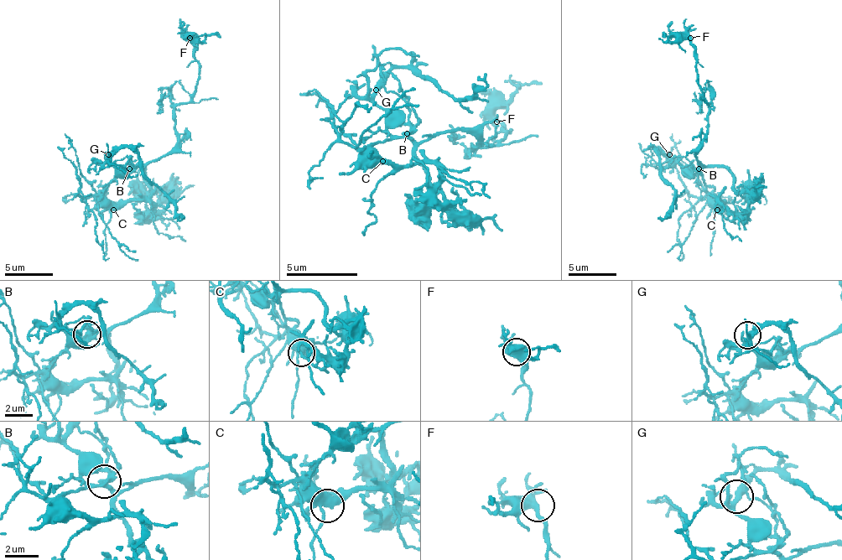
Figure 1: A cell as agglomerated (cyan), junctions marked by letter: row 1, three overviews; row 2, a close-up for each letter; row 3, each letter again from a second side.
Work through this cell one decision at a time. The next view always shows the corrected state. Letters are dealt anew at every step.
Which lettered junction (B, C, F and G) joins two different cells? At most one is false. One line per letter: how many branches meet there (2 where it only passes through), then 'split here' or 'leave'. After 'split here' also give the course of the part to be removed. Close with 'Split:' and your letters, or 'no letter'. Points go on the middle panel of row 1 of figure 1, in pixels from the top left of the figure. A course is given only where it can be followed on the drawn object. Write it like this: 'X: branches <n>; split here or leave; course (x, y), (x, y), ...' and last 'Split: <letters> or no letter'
B: branches 5; split here; course (408, 132), (379, 140), (368, 150), (389, 164), (428, 164), (446, 172), (454, 178), (478, 182), (489, 196)
C: branches 4; leave
F: branches 4; leave
G: branches 4; leave
Split: B

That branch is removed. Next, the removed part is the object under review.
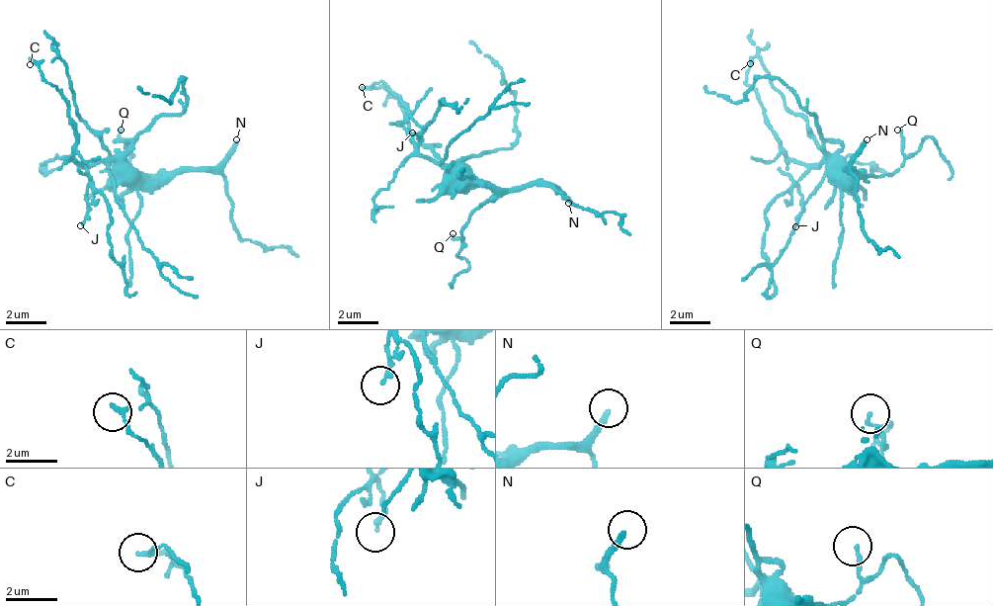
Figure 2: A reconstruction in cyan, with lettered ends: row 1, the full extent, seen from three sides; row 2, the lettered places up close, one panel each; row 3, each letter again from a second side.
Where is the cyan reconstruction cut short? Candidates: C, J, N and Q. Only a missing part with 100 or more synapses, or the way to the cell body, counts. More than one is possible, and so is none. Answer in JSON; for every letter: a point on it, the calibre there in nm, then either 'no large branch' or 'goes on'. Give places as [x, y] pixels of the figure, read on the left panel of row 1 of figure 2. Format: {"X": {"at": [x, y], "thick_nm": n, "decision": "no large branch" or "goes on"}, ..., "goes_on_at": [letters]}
{"C": {"at": [30, 64], "thick_nm": 120, "decision": "no large branch"}, "J": {"at": [80, 225], "thick_nm": 170, "decision": "no large branch"}, "N": {"at": [236, 139], "thick_nm": 240, "decision": "goes on"}, "Q": {"at": [121, 129], "thick_nm": 120, "decision": "no large branch"}, "goes_on_at": ["N"]}

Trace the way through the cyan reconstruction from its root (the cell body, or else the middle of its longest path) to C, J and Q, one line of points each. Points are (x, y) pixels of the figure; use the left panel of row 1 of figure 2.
C: (130, 165), (125, 165), (80, 120), (70, 89), (70, 74), (60, 59), (35, 59), (30, 64)
J: (130, 165), (91, 165), (85, 170), (91, 185), (85, 190), (85, 220), (80, 225)
Q: (130, 165), (161, 180), (135, 175), (130, 170), (130, 144), (121, 134), (121, 129)

